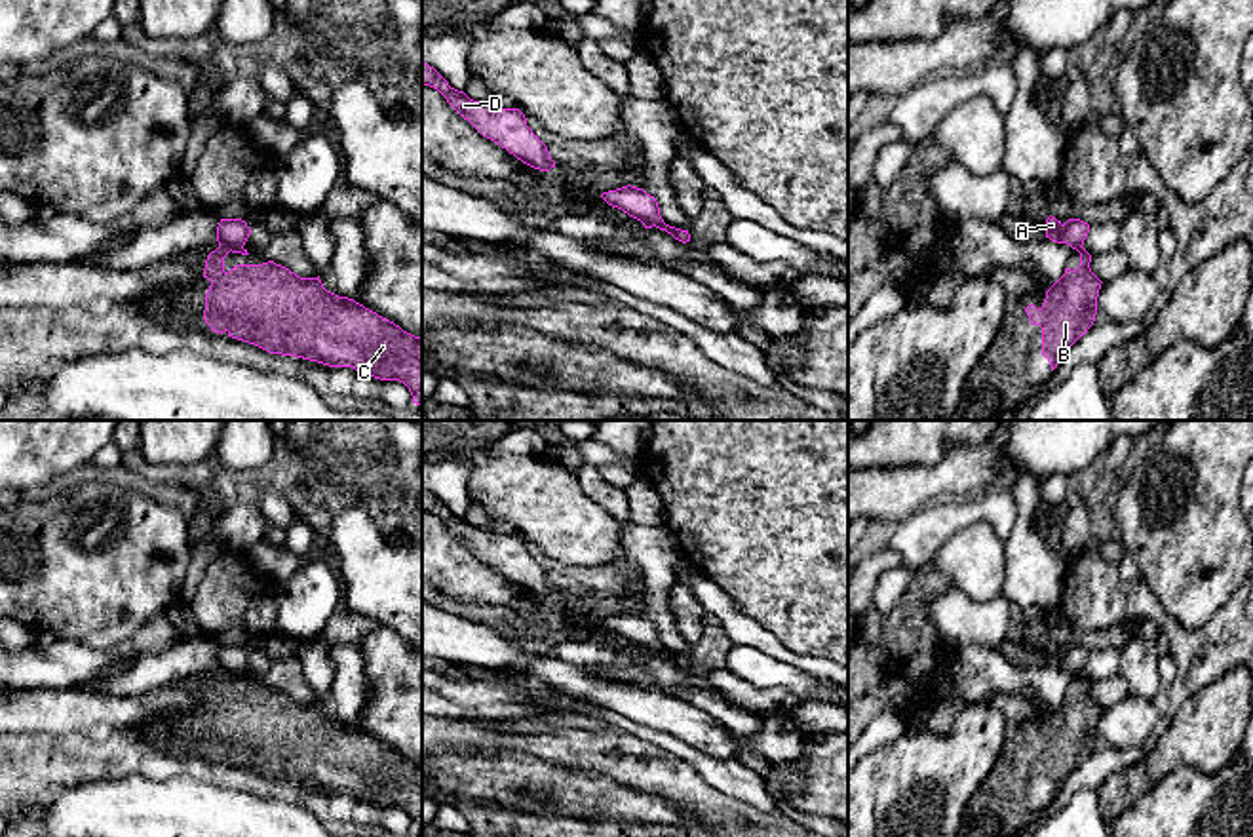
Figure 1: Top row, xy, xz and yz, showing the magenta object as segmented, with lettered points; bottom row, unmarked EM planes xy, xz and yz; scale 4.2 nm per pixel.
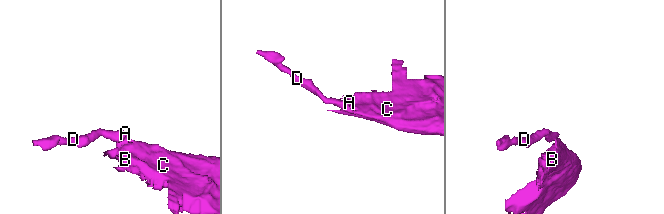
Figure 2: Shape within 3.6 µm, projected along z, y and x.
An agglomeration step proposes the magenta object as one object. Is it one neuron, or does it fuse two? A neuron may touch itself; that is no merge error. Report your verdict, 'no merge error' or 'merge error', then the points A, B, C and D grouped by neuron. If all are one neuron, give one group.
merge error | A D / B C

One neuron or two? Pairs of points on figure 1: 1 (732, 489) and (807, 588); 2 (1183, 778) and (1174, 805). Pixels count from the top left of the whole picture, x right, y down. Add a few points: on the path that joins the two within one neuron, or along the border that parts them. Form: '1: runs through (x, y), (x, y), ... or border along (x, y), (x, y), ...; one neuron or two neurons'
1: runs through (757, 514), (807, 564); one neuron
2: runs through (1183, 784), (1179, 799); one neuron

